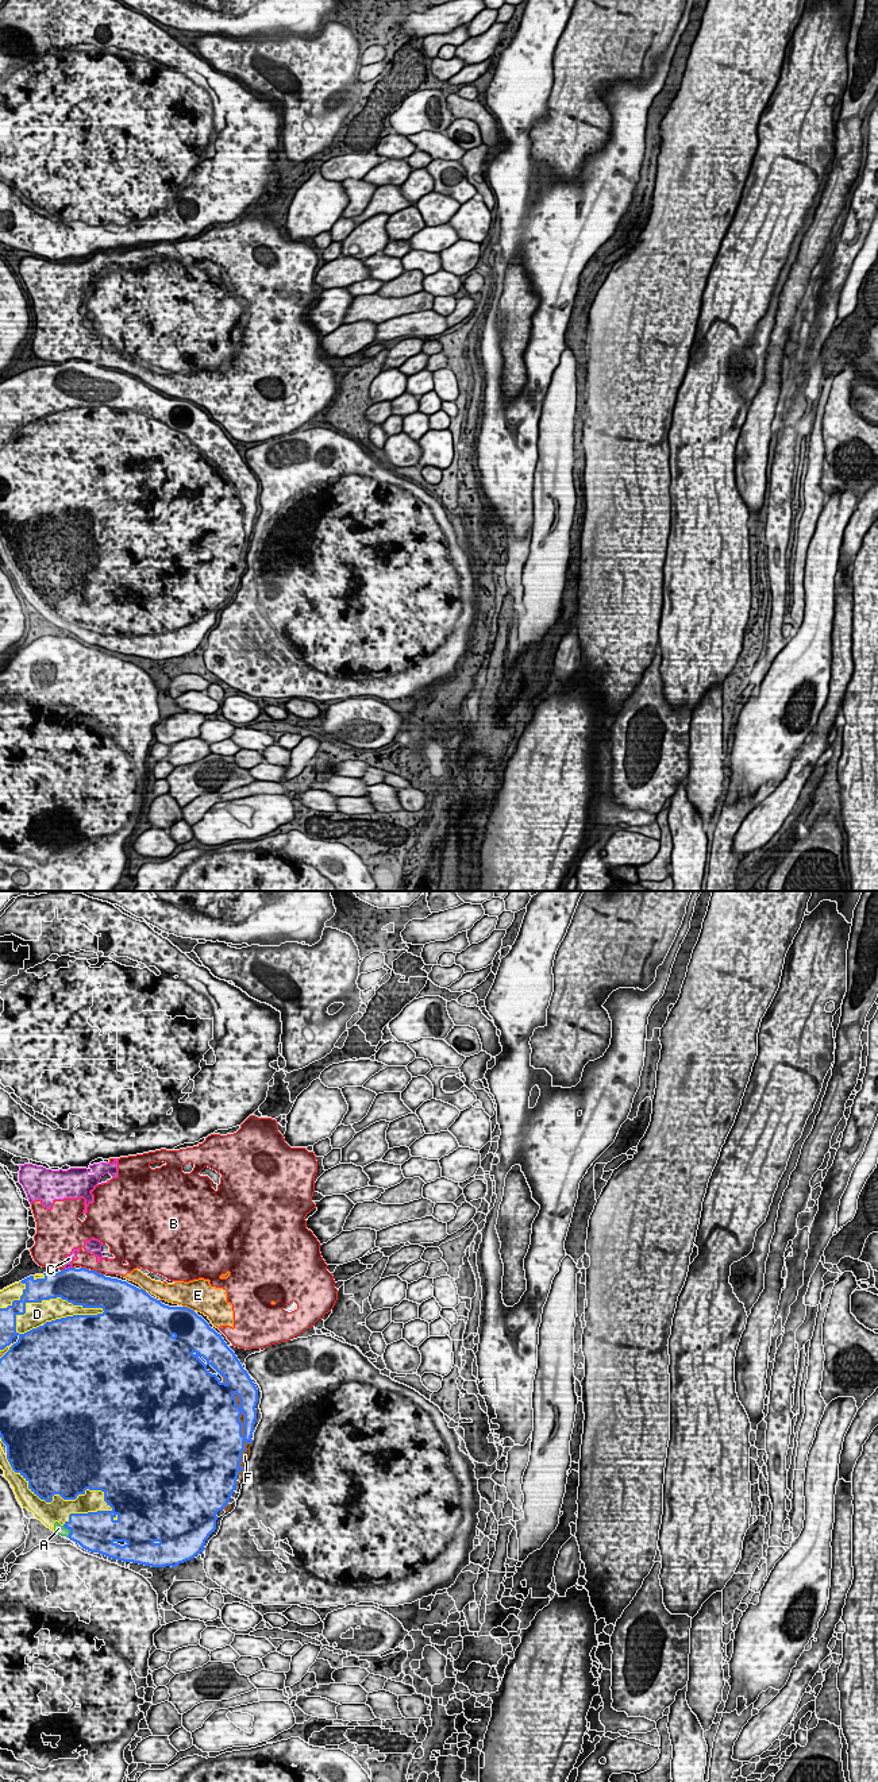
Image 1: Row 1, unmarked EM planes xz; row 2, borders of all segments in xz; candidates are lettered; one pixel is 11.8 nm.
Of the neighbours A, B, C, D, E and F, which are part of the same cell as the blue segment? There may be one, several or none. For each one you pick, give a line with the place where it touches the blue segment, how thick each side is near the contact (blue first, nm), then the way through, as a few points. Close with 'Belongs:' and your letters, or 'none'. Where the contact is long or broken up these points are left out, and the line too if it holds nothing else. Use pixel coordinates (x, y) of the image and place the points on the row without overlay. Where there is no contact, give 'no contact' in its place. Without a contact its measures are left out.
A: contact xz (70, 624); calibres 440 and 120 nm
D: contact xz (49, 392); calibres 320 and 280 nm
F: contact xz (241, 550); calibres 500 and 100 nm
Belongs: A, D, F

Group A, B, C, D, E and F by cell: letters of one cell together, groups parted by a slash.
A D F / B C E

